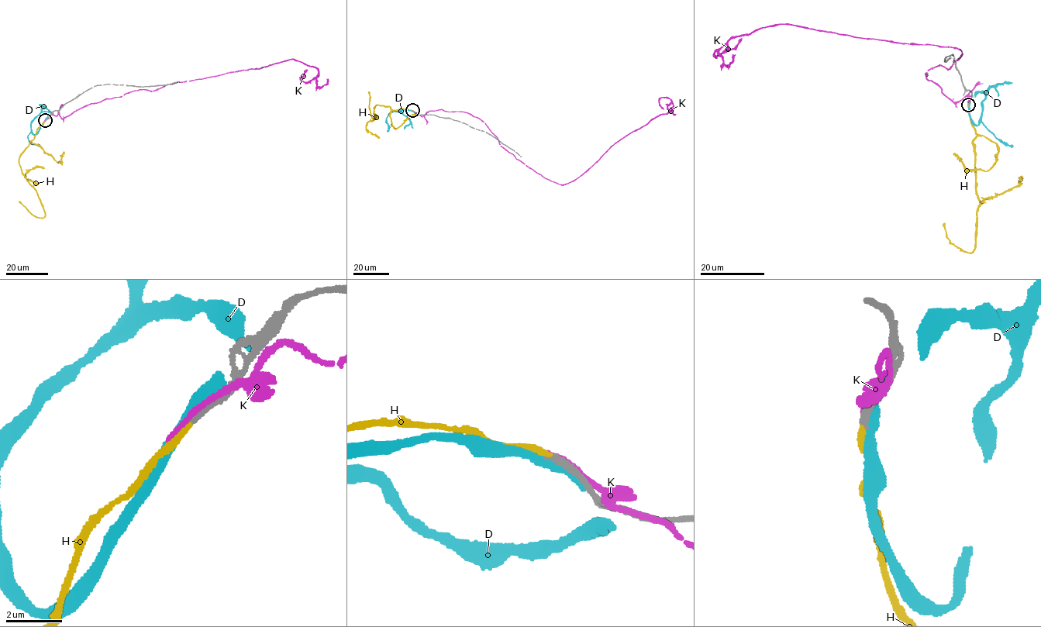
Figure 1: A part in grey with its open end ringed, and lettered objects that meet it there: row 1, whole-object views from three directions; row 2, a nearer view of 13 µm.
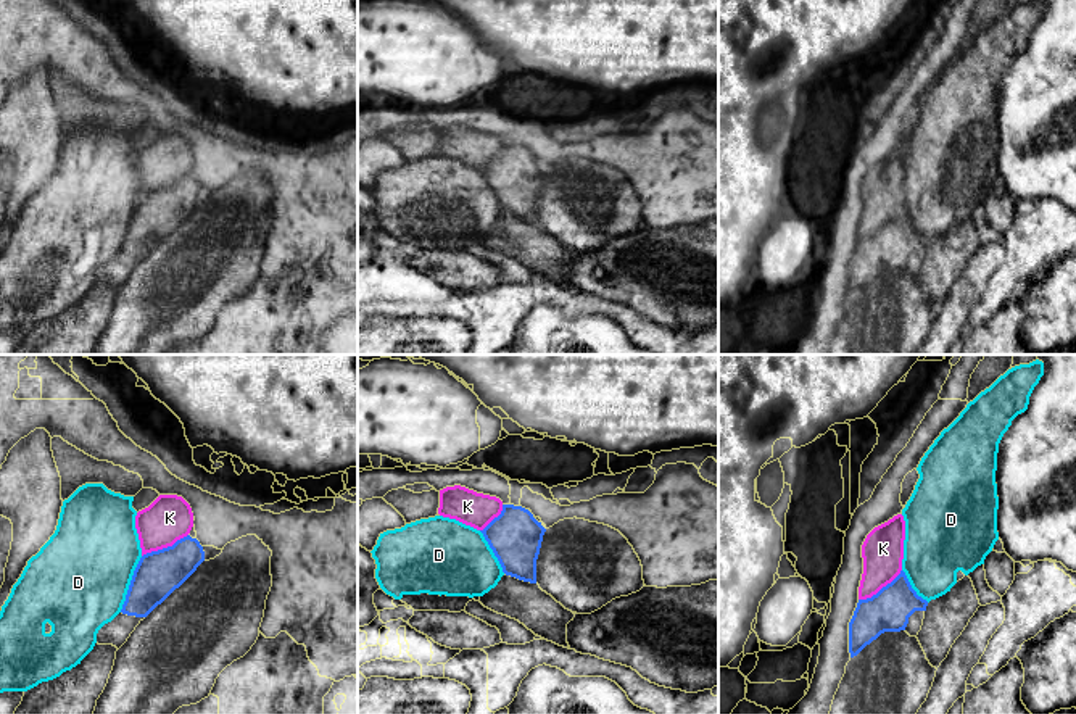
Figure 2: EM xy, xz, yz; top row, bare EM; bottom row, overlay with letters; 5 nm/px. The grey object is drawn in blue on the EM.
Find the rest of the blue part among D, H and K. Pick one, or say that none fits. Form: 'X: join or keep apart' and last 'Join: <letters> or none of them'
D: keep apart
H: join
K: keep apart
Join: H

